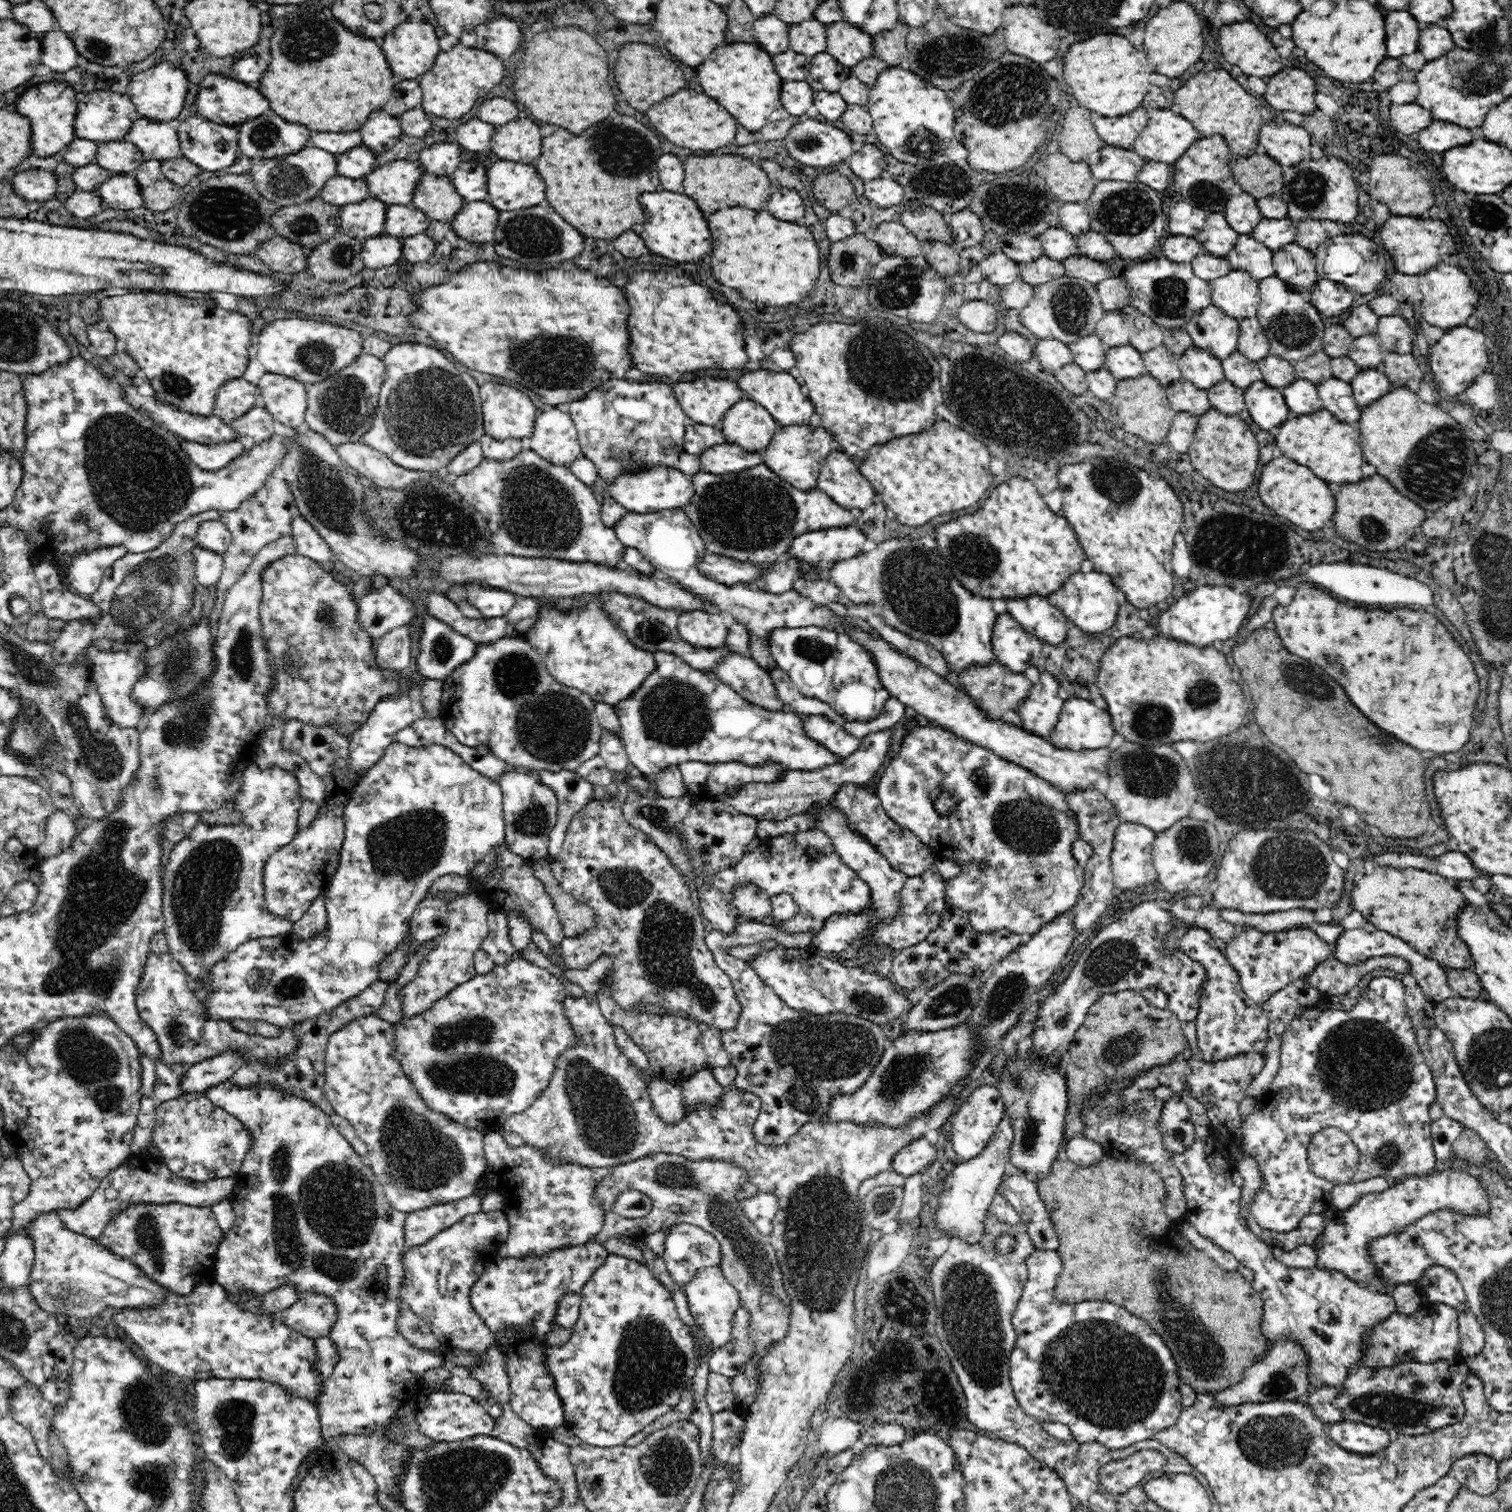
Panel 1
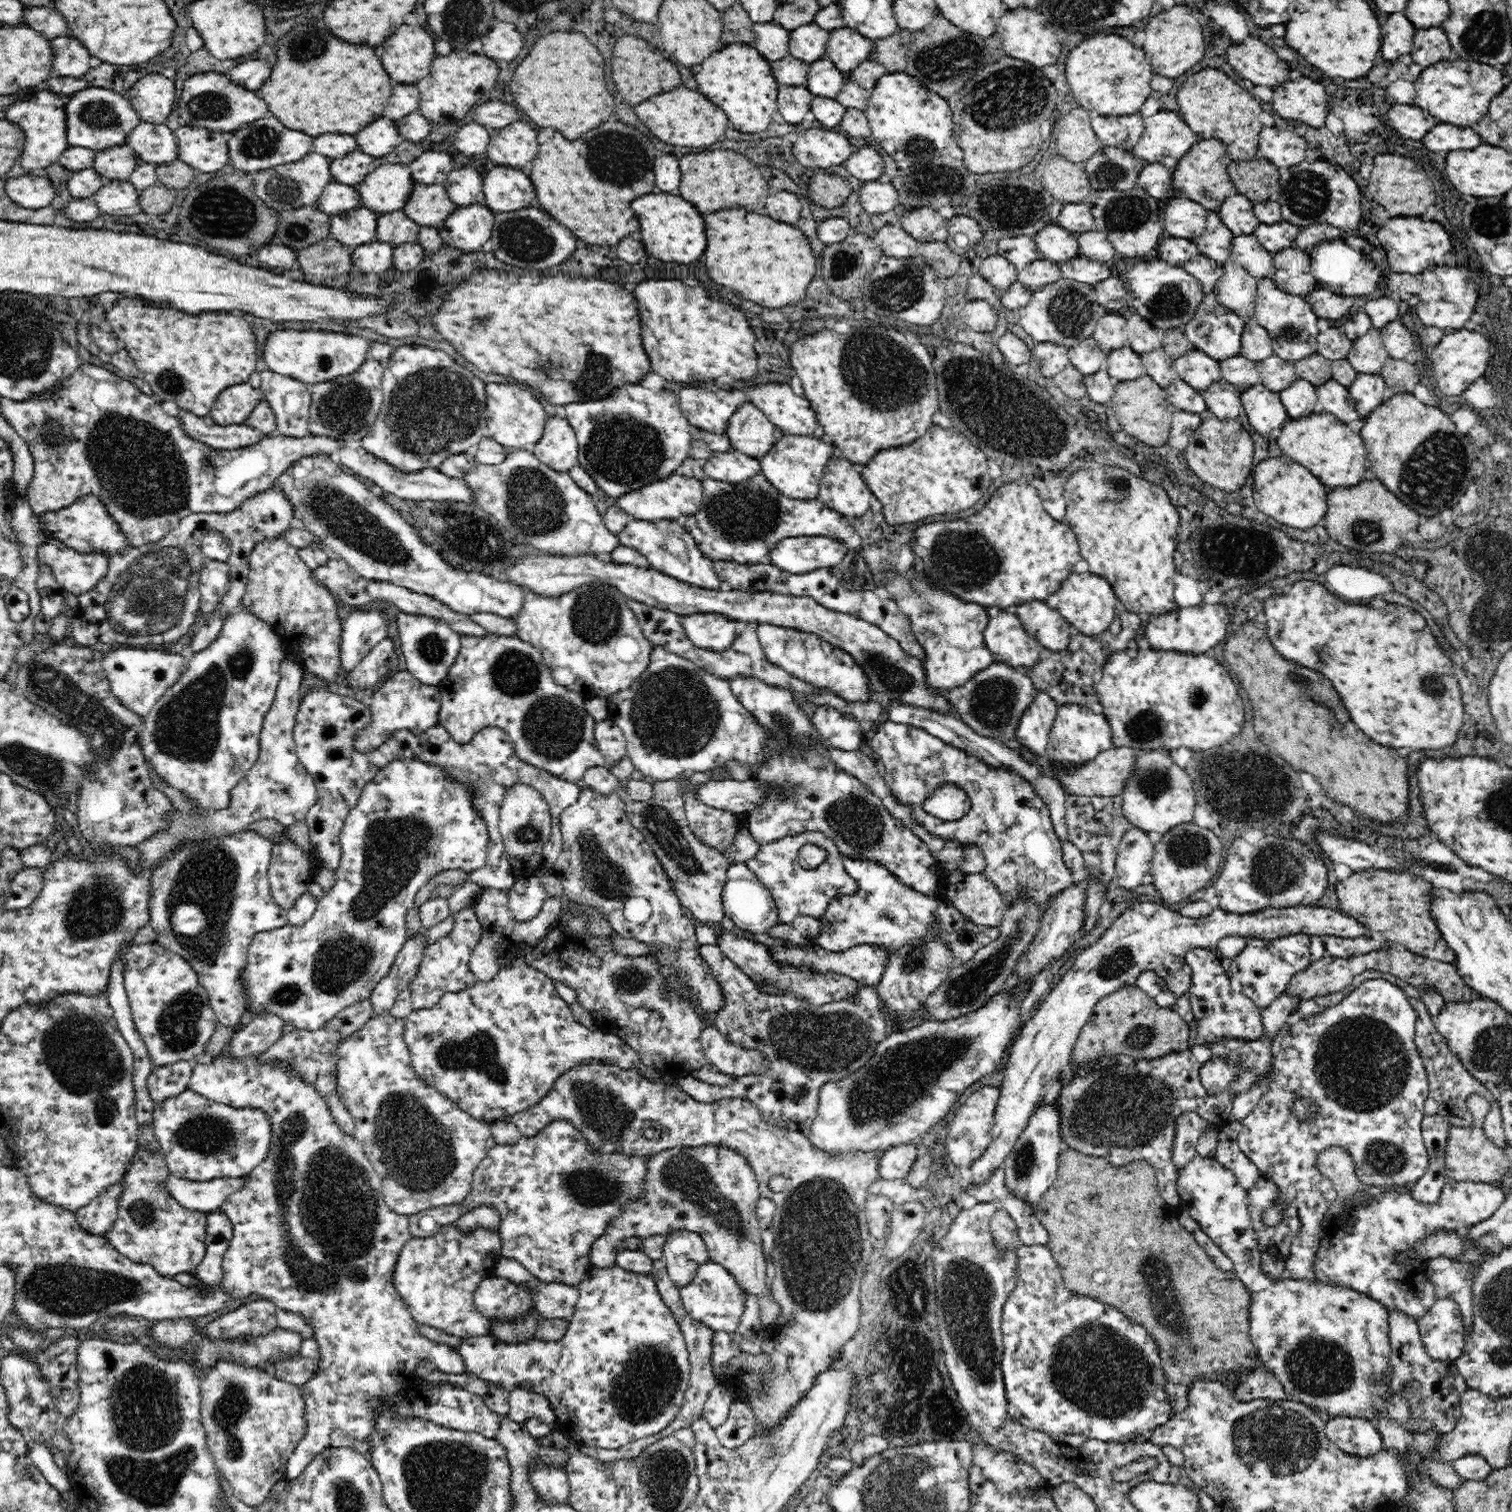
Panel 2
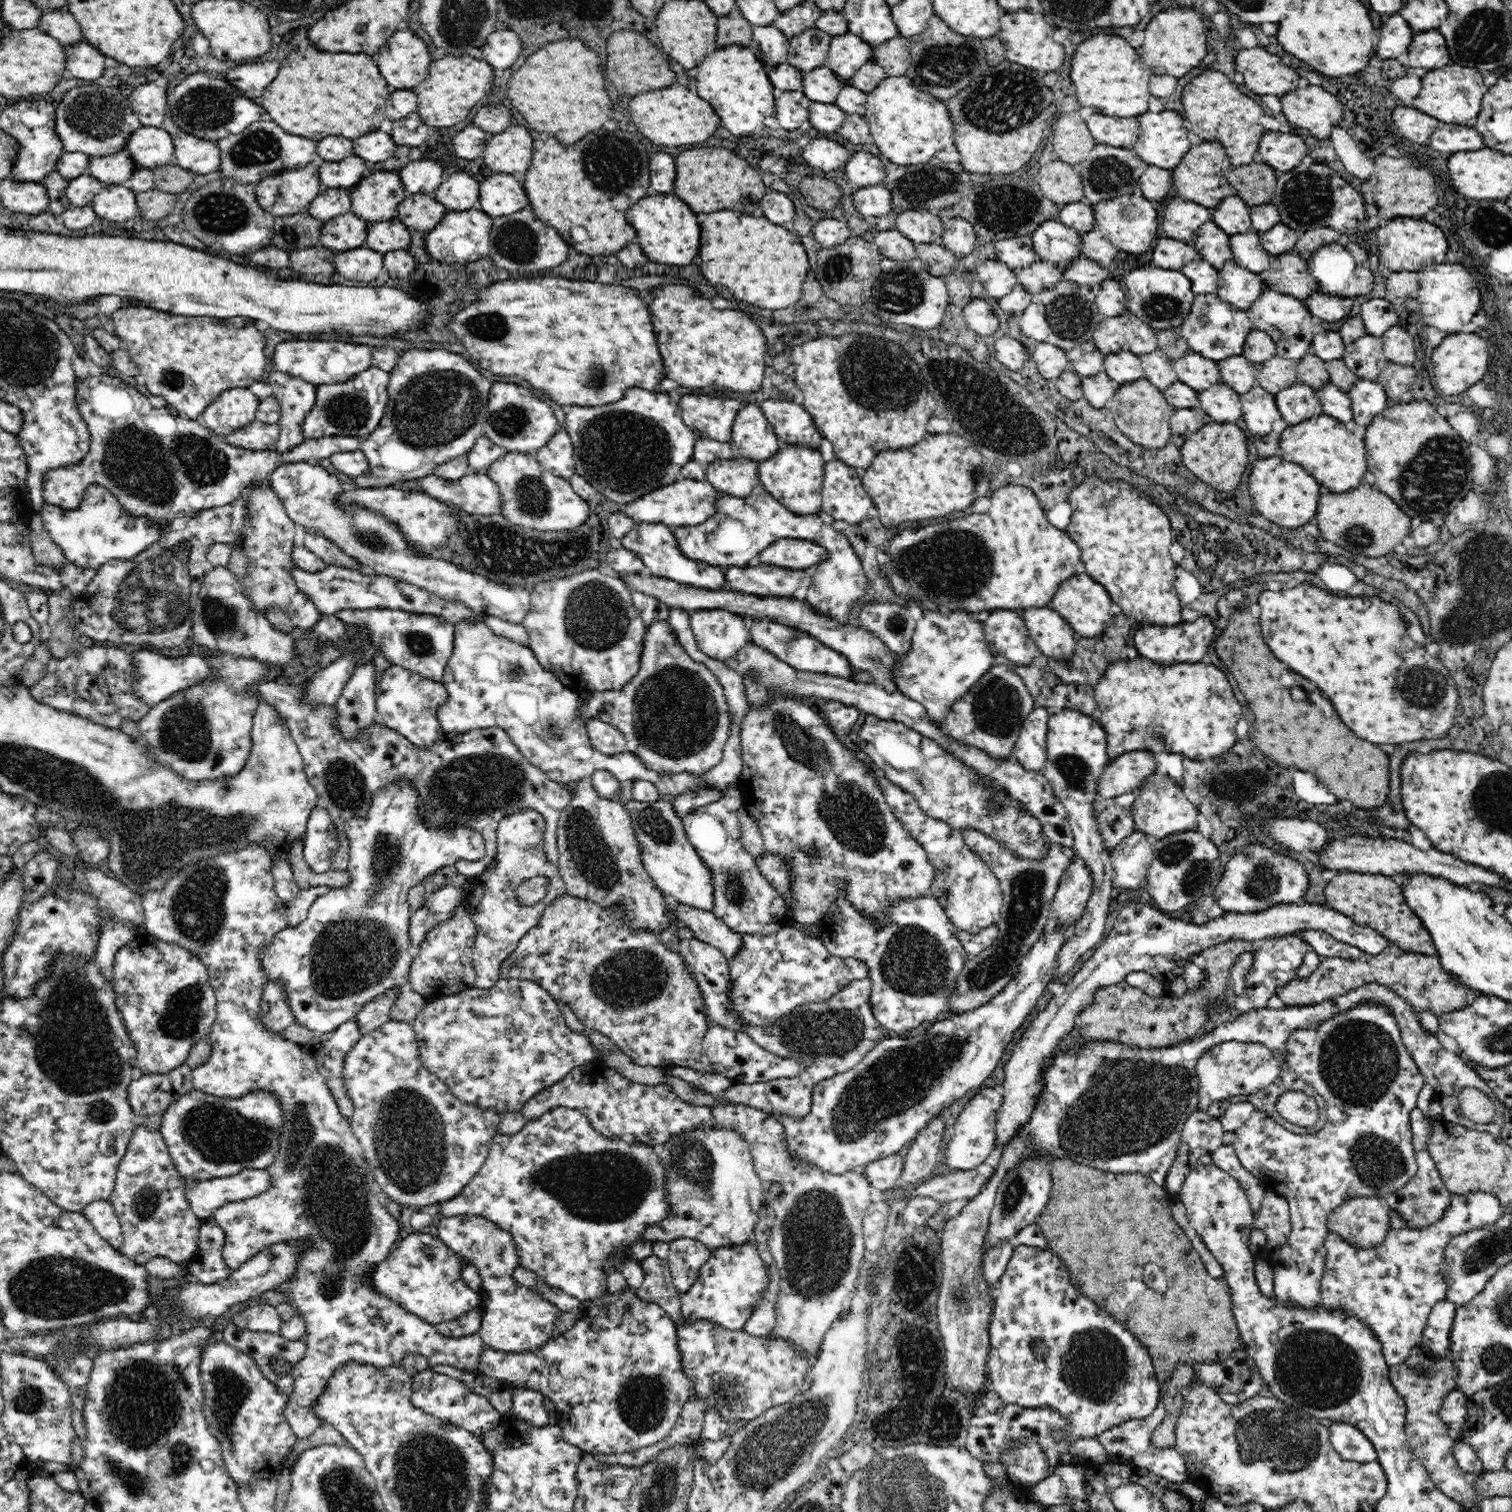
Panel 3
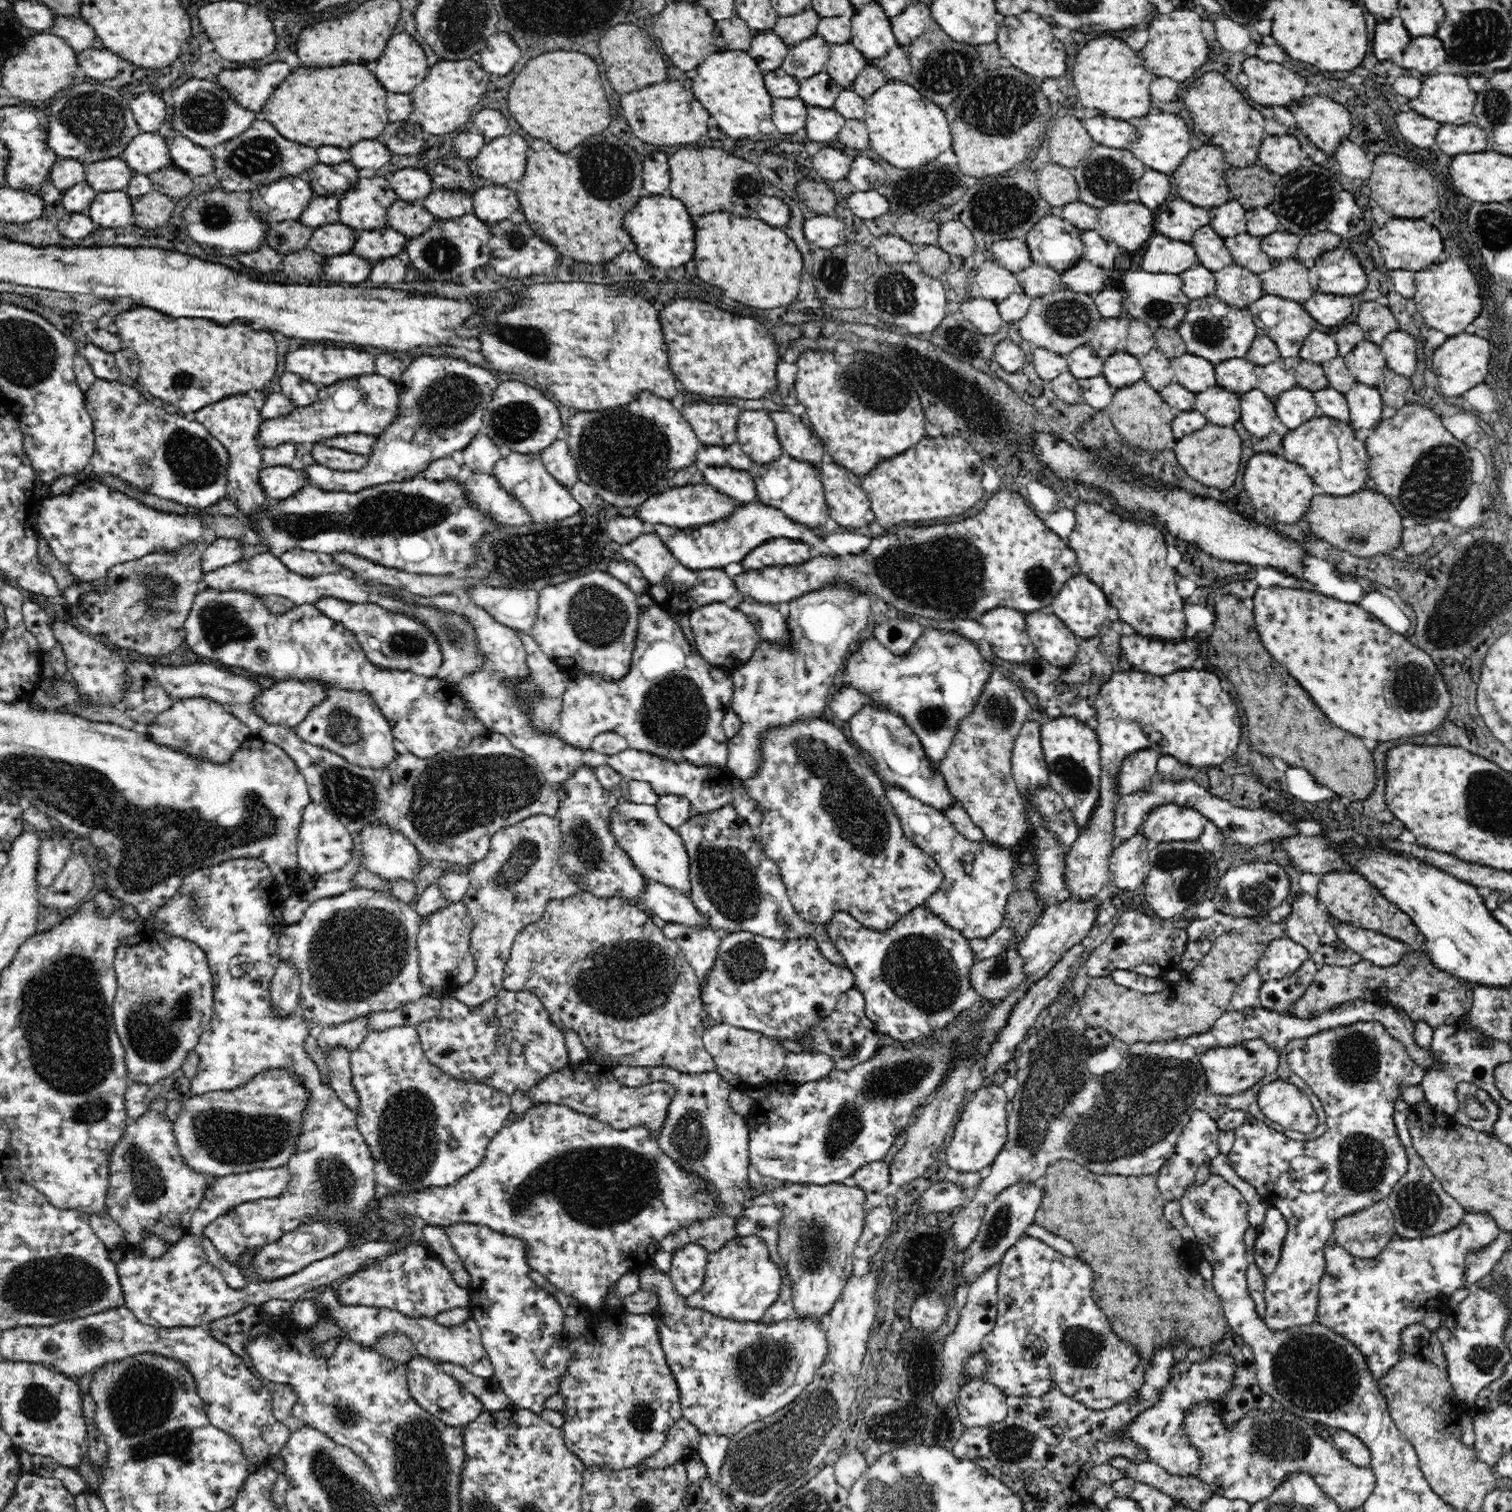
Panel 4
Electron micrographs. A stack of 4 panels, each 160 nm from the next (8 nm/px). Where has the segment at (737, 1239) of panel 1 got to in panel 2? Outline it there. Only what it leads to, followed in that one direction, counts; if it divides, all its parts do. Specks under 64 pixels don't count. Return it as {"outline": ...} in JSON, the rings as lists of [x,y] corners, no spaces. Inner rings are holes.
{"outline":[[[674,1146],[651,1155],[647,1162],[645,1176],[645,1197],[632,1201],[620,1210],[620,1214],[606,1227],[606,1232],[594,1241],[589,1258],[592,1266],[608,1268],[616,1265],[621,1243],[626,1238],[650,1238],[668,1236],[675,1230],[695,1232],[702,1237],[709,1252],[710,1261],[721,1264],[739,1282],[747,1294],[757,1294],[759,1318],[766,1332],[771,1331],[780,1314],[780,1305],[772,1298],[767,1282],[765,1254],[762,1253],[761,1226],[757,1217],[757,1202],[761,1197],[759,1182],[750,1163],[741,1155],[725,1146]]]}

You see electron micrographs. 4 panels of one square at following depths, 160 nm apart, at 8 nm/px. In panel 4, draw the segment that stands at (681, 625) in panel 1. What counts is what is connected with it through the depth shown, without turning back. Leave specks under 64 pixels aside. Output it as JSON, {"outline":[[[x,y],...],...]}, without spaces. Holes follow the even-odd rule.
{"outline":[[[723,602],[700,606],[688,613],[694,650],[712,666],[722,667],[732,673],[742,666],[757,650],[762,641],[750,619],[737,608],[728,607]]]}

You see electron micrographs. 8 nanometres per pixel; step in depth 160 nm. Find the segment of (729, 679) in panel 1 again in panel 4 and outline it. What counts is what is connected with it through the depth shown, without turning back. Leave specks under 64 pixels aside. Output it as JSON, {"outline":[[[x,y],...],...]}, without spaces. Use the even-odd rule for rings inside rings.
{"outline":[[[808,718],[806,721],[794,721],[788,726],[778,726],[777,729],[766,730],[766,734],[761,740],[761,754],[763,760],[761,766],[758,766],[757,774],[745,780],[747,794],[757,802],[758,809],[761,810],[762,818],[757,832],[760,835],[764,853],[779,866],[787,896],[796,913],[804,918],[804,921],[812,925],[826,924],[836,912],[848,912],[864,928],[888,930],[902,916],[909,914],[914,908],[924,905],[927,898],[942,885],[943,873],[939,869],[939,865],[904,834],[899,818],[886,796],[887,786],[877,775],[875,767],[870,766],[870,762],[862,756],[861,749],[844,736],[838,723],[832,723],[825,718]]]}

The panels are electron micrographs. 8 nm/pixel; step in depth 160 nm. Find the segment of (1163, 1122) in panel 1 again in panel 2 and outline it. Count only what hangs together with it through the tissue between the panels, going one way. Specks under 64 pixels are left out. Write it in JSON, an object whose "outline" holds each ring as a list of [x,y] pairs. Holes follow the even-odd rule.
{"outline":[[[1186,1111],[1176,1120],[1175,1137],[1173,1142],[1173,1161],[1177,1172],[1180,1172],[1198,1152],[1196,1145],[1200,1136],[1210,1130],[1218,1130],[1204,1120],[1198,1113]]]}

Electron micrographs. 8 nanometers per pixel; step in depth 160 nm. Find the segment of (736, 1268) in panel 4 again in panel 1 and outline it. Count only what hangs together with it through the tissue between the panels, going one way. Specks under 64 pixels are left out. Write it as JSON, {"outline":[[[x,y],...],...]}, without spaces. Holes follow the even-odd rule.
{"outline":[[[706,1266],[696,1272],[694,1278],[682,1289],[688,1301],[688,1309],[694,1317],[697,1327],[701,1327],[714,1346],[720,1347],[731,1340],[734,1313],[741,1307],[739,1293],[723,1275],[719,1266]]]}

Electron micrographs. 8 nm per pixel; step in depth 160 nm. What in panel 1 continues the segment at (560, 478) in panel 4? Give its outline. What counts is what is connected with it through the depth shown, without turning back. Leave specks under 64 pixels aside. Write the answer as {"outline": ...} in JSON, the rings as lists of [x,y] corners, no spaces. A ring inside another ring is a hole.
{"outline":[[[546,408],[535,418],[531,449],[554,465],[569,465],[581,455],[578,432],[569,412]]]}

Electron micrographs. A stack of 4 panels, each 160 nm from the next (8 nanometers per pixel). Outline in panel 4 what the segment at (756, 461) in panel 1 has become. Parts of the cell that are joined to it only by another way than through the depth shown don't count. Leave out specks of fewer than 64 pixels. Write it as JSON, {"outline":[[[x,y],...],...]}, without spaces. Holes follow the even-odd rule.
{"outline":[[[697,459],[695,464],[700,469],[704,482],[738,504],[753,503],[757,500],[752,473],[734,467],[713,467],[704,464],[700,459]]]}

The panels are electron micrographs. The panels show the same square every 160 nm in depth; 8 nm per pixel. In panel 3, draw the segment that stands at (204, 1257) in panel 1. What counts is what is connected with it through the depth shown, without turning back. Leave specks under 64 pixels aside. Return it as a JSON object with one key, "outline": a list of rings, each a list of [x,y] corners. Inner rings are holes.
{"outline":[[[138,1121],[119,1163],[114,1190],[109,1198],[121,1224],[123,1241],[120,1251],[124,1256],[139,1265],[158,1256],[176,1264],[191,1260],[197,1252],[202,1222],[194,1215],[185,1196],[190,1182],[198,1180],[179,1176],[159,1129],[150,1129]]]}

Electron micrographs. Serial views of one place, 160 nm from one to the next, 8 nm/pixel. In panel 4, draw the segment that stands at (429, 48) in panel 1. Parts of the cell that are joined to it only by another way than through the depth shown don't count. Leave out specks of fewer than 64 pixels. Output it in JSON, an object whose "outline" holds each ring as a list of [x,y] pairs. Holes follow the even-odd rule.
{"outline":[[[408,34],[392,35],[376,62],[368,64],[386,90],[408,94],[426,78],[426,54]]]}

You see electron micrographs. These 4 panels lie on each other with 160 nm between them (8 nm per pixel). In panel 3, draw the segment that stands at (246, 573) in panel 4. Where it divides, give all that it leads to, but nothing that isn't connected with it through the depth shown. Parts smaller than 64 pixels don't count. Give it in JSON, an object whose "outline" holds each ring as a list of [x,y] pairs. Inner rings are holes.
{"outline":[[[334,565],[326,566],[321,571],[305,571],[296,566],[290,568],[290,577],[298,586],[298,591],[304,597],[314,602],[318,611],[323,614],[334,615],[339,609],[366,610],[366,609],[390,609],[405,610],[416,614],[433,614],[442,617],[453,625],[456,622],[465,621],[466,618],[474,618],[473,612],[463,602],[446,601],[429,590],[418,586],[412,586],[406,582],[398,582],[397,578],[386,575],[366,575],[348,567]]]}

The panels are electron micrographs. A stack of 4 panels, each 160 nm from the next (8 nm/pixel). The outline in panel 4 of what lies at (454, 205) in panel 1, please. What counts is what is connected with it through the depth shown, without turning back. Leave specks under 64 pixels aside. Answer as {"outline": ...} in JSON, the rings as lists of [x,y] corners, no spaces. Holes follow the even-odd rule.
{"outline":[[[397,200],[388,208],[387,224],[408,238],[414,238],[430,230],[436,217],[422,203]]]}

